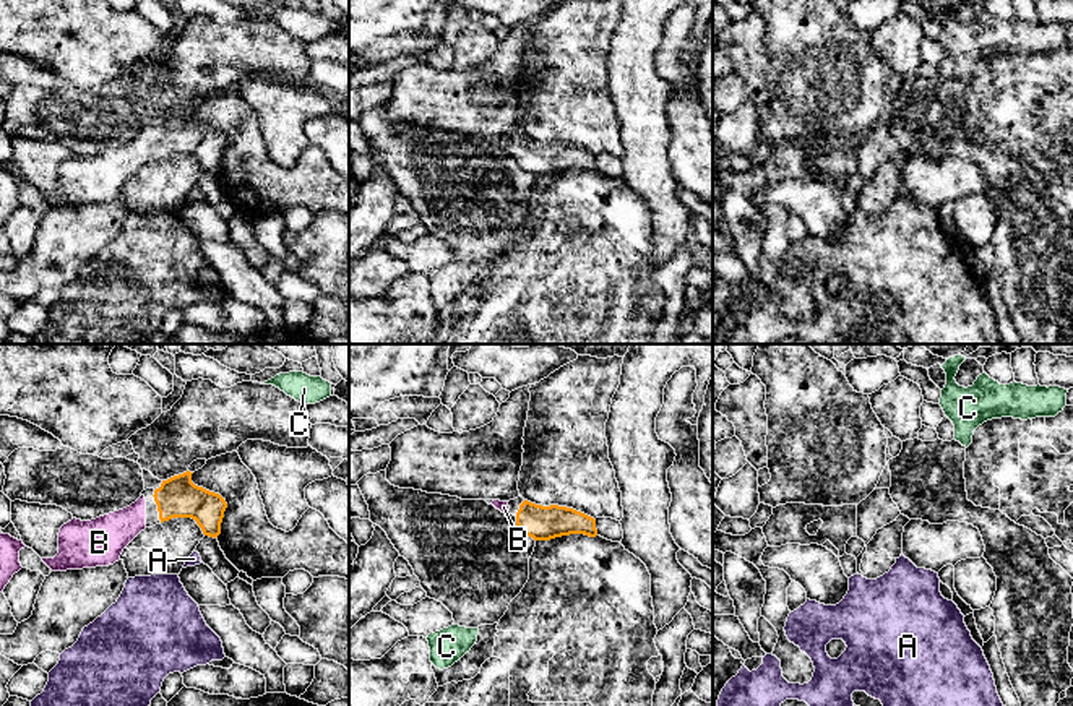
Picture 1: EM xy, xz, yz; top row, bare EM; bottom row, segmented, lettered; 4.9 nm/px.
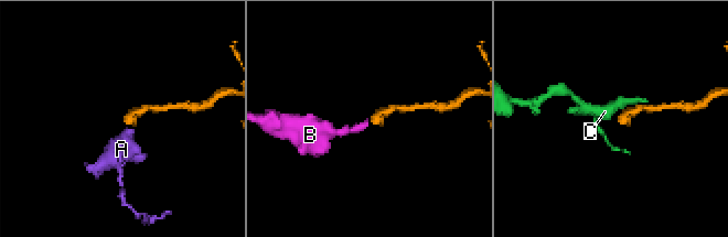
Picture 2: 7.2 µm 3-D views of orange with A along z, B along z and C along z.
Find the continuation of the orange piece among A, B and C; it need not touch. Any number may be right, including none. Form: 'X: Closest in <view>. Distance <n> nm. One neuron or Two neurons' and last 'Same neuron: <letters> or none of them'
A: Closest in xy. Distance 100 nm. Two neurons
B: Closest in xy. Distance 40 nm. One neuron
C: Closest in xz. Distance 500 nm. Two neurons
Same neuron: B

